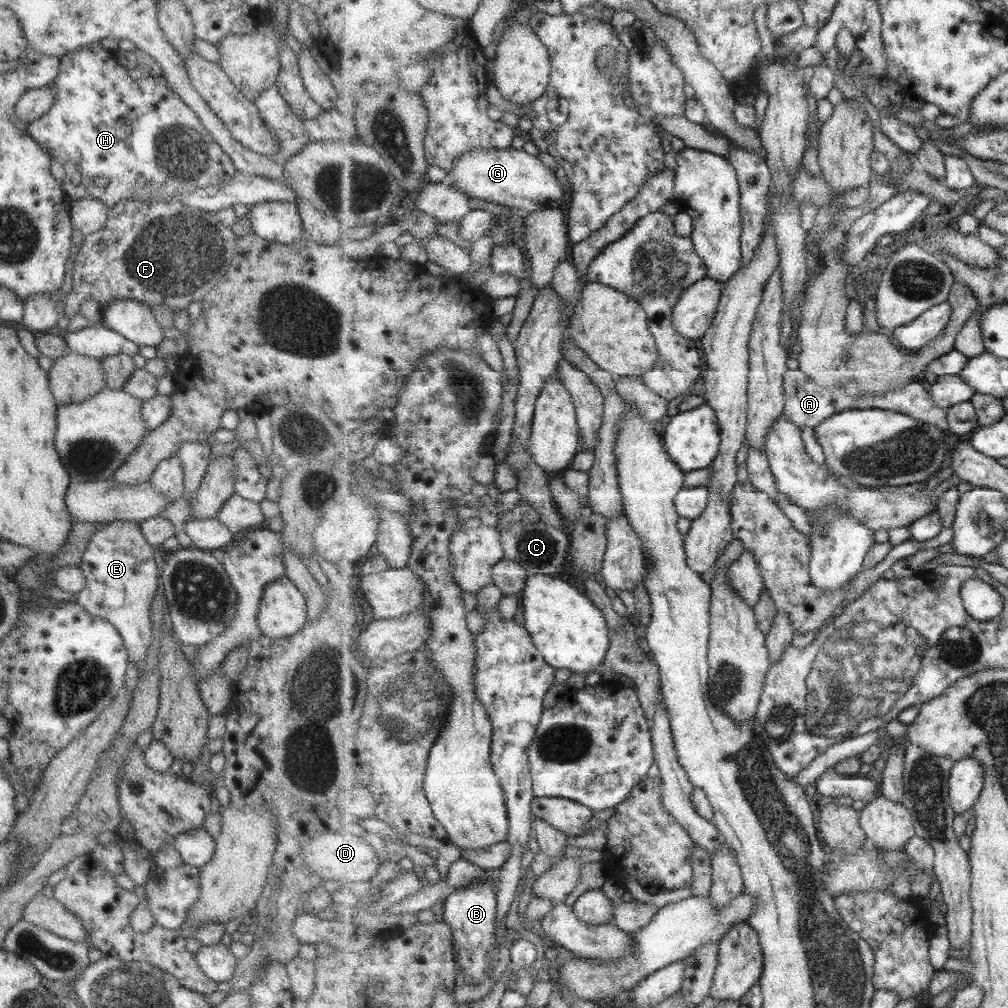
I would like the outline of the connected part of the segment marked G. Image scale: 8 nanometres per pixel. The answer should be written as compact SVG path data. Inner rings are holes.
M512 146L508 149L483 148L457 158L455 165L448 184L453 183L455 188L472 198L502 204L523 217L539 212L545 206L567 208L569 191L564 189L555 172L541 162L539 155L528 154Z

